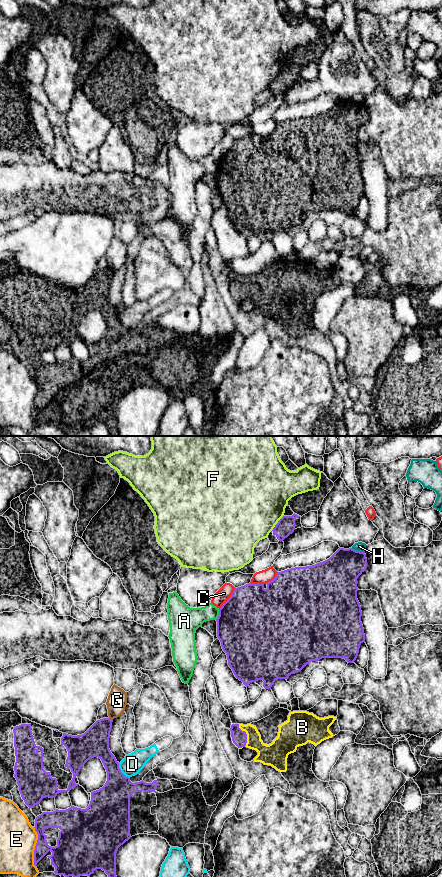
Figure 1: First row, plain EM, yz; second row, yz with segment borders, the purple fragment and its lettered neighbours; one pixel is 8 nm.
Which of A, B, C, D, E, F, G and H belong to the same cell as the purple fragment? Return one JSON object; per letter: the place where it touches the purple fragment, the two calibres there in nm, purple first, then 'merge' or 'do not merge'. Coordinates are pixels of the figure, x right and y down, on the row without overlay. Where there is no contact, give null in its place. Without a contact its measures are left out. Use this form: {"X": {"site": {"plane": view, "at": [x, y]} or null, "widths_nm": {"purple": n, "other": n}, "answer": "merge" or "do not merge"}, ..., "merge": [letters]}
{"A": {"site": {"plane": "yz", "at": [219, 166]}, "widths_nm": {"purple": 500, "other": 190}, "answer": "do not merge"}, "B": {"site": {"plane": "yz", "at": [246, 287]}, "widths_nm": {"purple": 120, "other": 160}, "answer": "merge"}, "C": {"site": {"plane": "yz", "at": [228, 151]}, "widths_nm": {"purple": 500, "other": 110}, "answer": "do not merge"}, "D": {"site": {"plane": "yz", "at": [120, 323]}, "widths_nm": {"purple": 280, "other": 170}, "answer": "do not merge"}, "E": {"site": {"plane": "yz", "at": [35, 399]}, "widths_nm": {"purple": 220, "other": 300}, "answer": "do not merge"}, "F": {"site": {"plane": "yz", "at": [277, 75]}, "widths_nm": {"purple": 140, "other": 500}, "answer": "do not merge"}, "G": {"site": {"plane": "yz", "at": [111, 271]}, "widths_nm": {"purple": 220, "other": 160}, "answer": "do not merge"}, "H": {"site": {"plane": "yz", "at": [358, 103]}, "widths_nm": {"purple": 320, "other": 70}, "answer": "do not merge"}, "merge": ["B"]}

